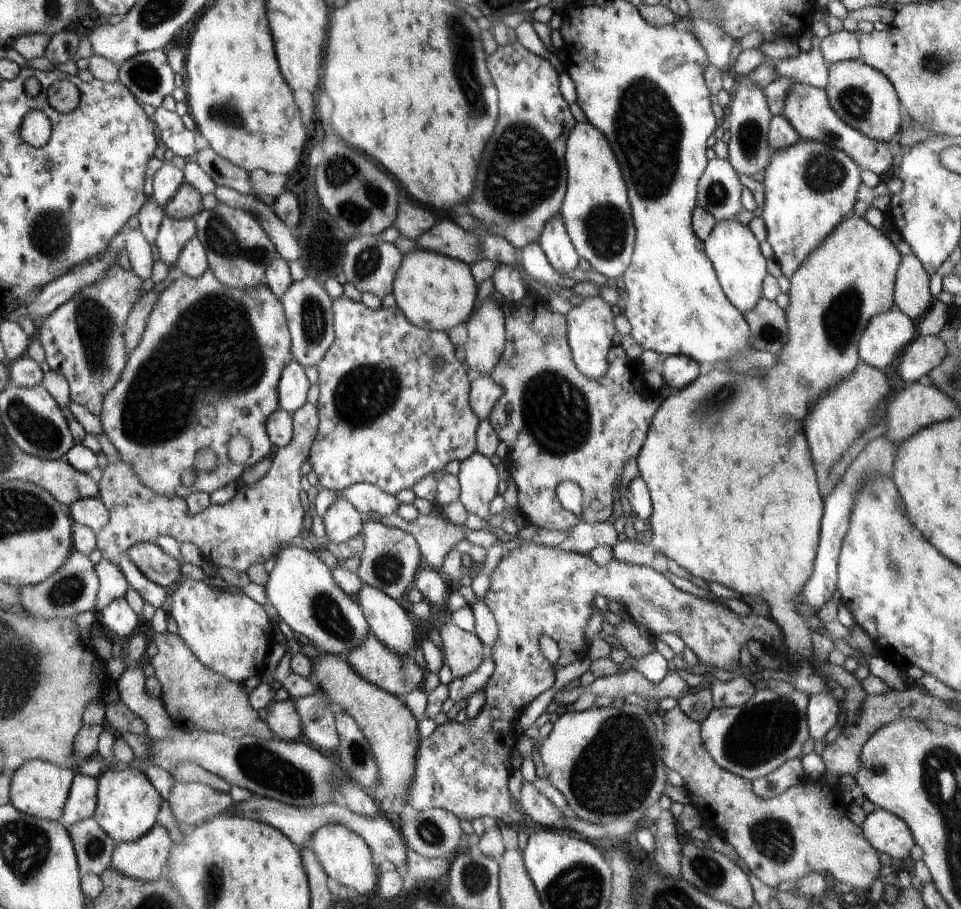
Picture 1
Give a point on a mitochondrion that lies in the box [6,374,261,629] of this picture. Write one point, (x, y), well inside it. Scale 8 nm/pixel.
(66, 591)

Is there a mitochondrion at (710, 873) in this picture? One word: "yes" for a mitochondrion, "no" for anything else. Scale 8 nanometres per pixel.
yes

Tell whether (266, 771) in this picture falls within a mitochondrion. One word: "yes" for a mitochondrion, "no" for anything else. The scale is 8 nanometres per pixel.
yes

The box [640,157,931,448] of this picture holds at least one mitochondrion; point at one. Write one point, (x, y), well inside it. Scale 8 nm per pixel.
(840, 322)

